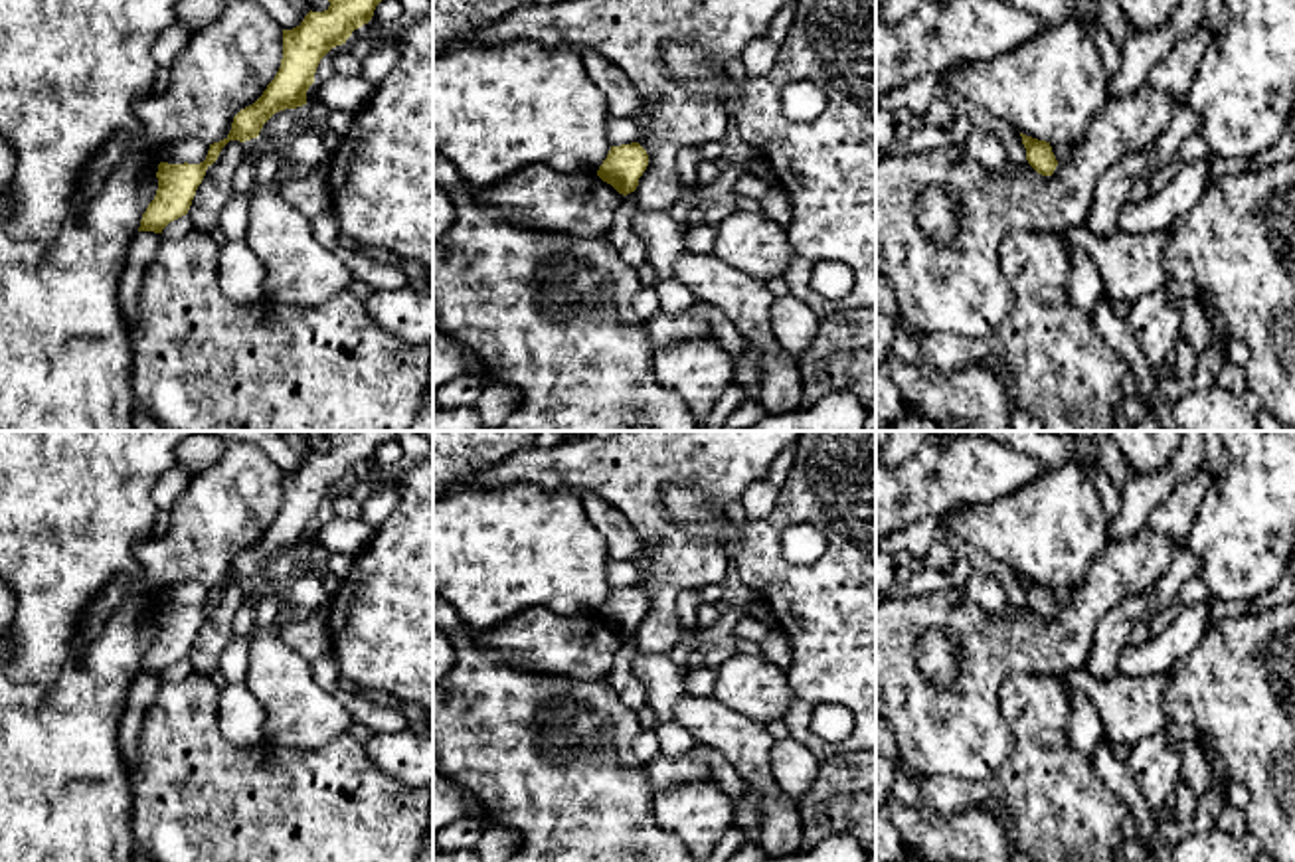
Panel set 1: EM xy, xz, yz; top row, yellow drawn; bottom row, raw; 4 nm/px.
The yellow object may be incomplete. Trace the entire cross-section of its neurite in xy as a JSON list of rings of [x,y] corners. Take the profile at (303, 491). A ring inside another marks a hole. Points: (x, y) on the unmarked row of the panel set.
[[[330,431],[330,449],[324,455],[310,453],[297,471],[283,473],[283,502],[275,522],[253,548],[233,560],[229,577],[210,587],[206,603],[200,607],[158,607],[158,633],[142,656],[138,674],[162,676],[170,664],[186,658],[206,613],[229,583],[257,581],[275,556],[306,548],[306,534],[314,526],[320,502],[332,490],[346,486],[354,473],[372,463],[376,449],[397,439],[397,433]]]

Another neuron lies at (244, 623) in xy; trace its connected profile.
[[[243,603],[235,615],[233,631],[237,637],[247,637],[255,631],[255,603]]]

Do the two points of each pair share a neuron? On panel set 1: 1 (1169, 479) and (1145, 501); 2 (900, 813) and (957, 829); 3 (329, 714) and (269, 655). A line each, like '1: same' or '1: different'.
1: same
2: same
3: same

